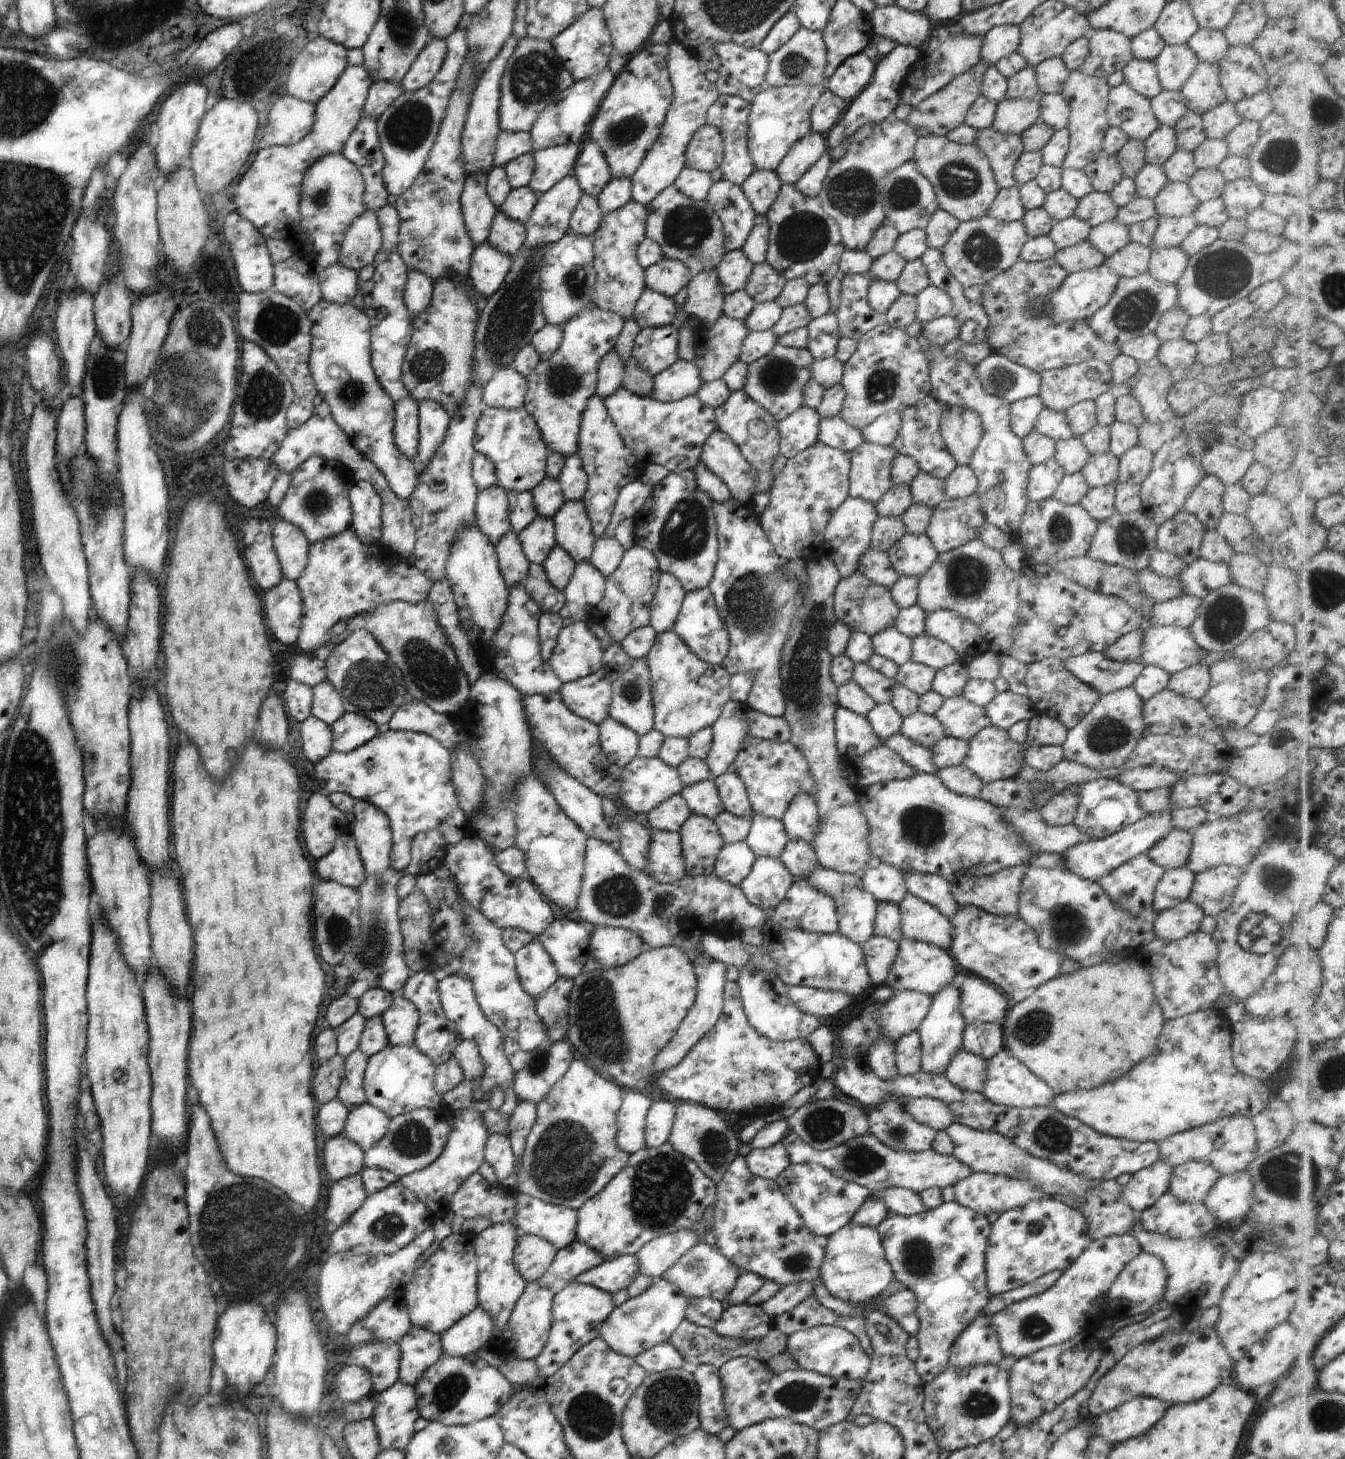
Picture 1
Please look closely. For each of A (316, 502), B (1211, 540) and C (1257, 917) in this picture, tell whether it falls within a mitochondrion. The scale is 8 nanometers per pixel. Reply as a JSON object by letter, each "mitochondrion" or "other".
{"A":"mitochondrion","B":"other","C":"mitochondrion"}

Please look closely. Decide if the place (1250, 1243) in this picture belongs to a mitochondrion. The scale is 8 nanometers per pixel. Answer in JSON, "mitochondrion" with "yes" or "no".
{"mitochondrion":"no"}

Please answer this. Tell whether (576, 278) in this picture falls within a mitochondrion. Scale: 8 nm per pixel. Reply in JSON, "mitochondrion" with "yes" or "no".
{"mitochondrion":"yes"}

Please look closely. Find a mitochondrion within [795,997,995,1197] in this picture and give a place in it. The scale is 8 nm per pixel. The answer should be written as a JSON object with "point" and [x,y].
{"point":[822,1125]}

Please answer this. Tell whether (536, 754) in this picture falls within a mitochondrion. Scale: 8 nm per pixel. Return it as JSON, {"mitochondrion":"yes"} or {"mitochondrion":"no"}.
{"mitochondrion":"no"}

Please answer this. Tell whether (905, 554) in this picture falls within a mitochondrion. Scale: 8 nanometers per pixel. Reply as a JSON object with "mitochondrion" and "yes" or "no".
{"mitochondrion":"no"}

